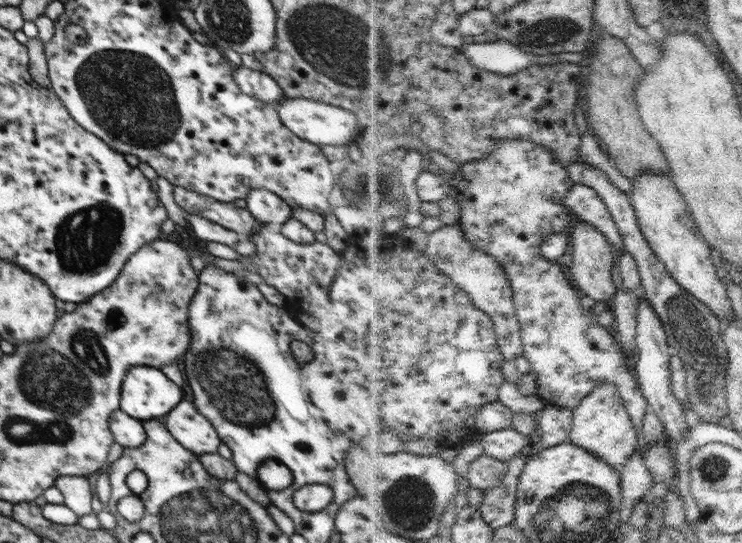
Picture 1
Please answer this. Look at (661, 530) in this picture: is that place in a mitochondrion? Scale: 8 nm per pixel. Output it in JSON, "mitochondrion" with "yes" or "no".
{"mitochondrion":"no"}

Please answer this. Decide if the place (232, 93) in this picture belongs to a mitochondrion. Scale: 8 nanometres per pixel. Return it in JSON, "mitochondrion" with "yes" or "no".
{"mitochondrion":"no"}

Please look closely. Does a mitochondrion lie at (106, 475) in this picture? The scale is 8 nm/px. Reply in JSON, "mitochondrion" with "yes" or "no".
{"mitochondrion":"no"}

